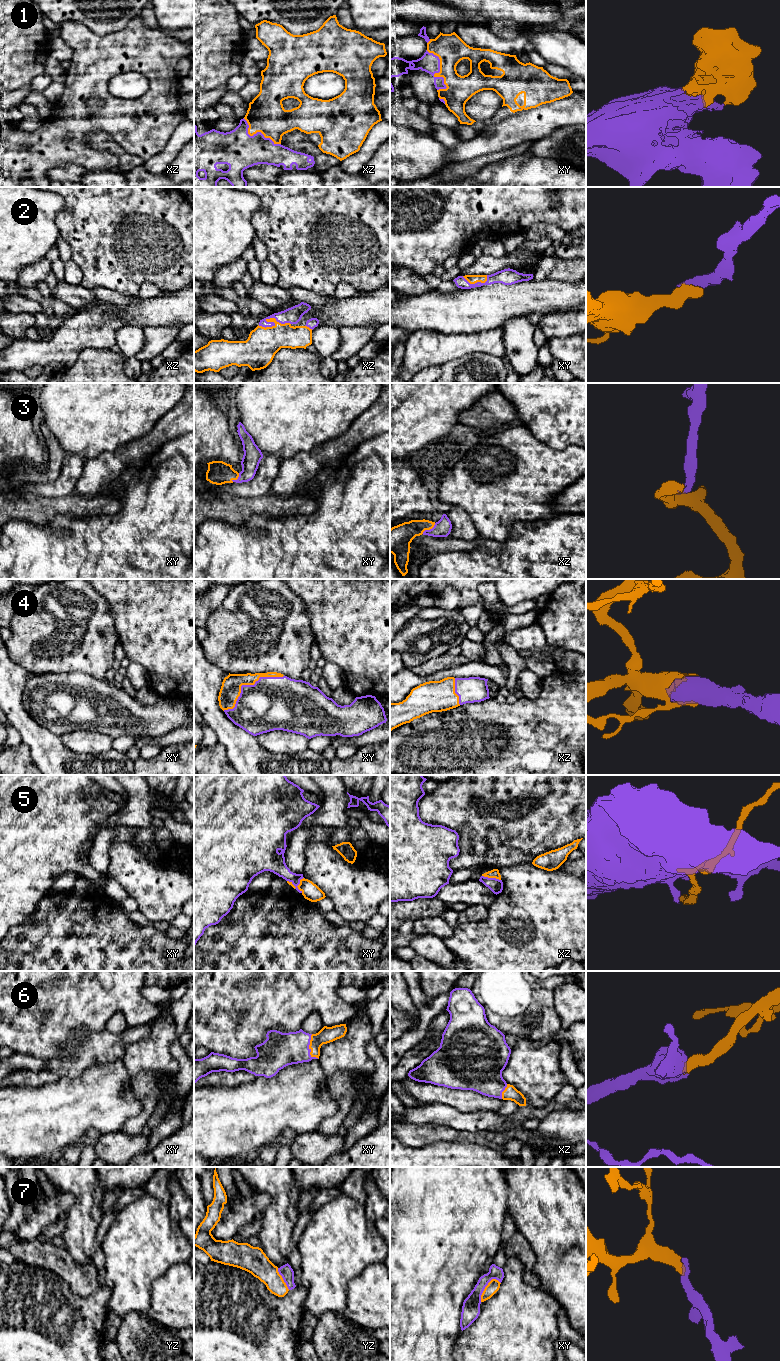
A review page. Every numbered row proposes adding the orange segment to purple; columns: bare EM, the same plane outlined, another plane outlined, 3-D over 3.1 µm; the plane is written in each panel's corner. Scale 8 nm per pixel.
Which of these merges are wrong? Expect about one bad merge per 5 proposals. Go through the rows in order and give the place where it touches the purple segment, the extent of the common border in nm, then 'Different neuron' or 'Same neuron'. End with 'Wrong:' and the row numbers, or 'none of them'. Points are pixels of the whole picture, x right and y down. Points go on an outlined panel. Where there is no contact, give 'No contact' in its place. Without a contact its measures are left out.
1: Touches purple at xy (439, 71). Shared border 360 nm. Same neuron
2: Touches purple at xz (266, 321). Shared border 260 nm. Same neuron
3: Touches purple at xz (430, 529). Shared border 140 nm. Same neuron
4: Touches purple at xy (246, 685). Shared border 550 nm. Same neuron
5: Touches purple at xy (295, 886). Shared border 160 nm. Different neuron
6: Touches purple at xy (308, 1048). Shared border 200 nm. Same neuron
7: Touches purple at xy (484, 1288). Shared border 240 nm. Same neuron
Wrong: 5

